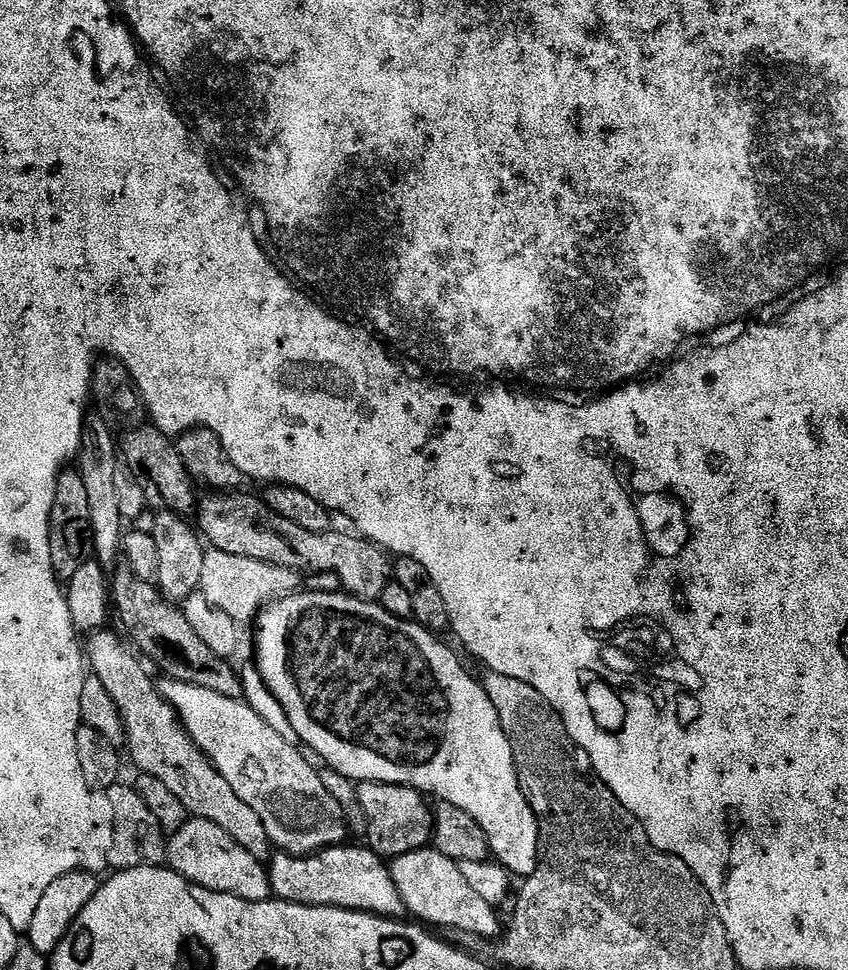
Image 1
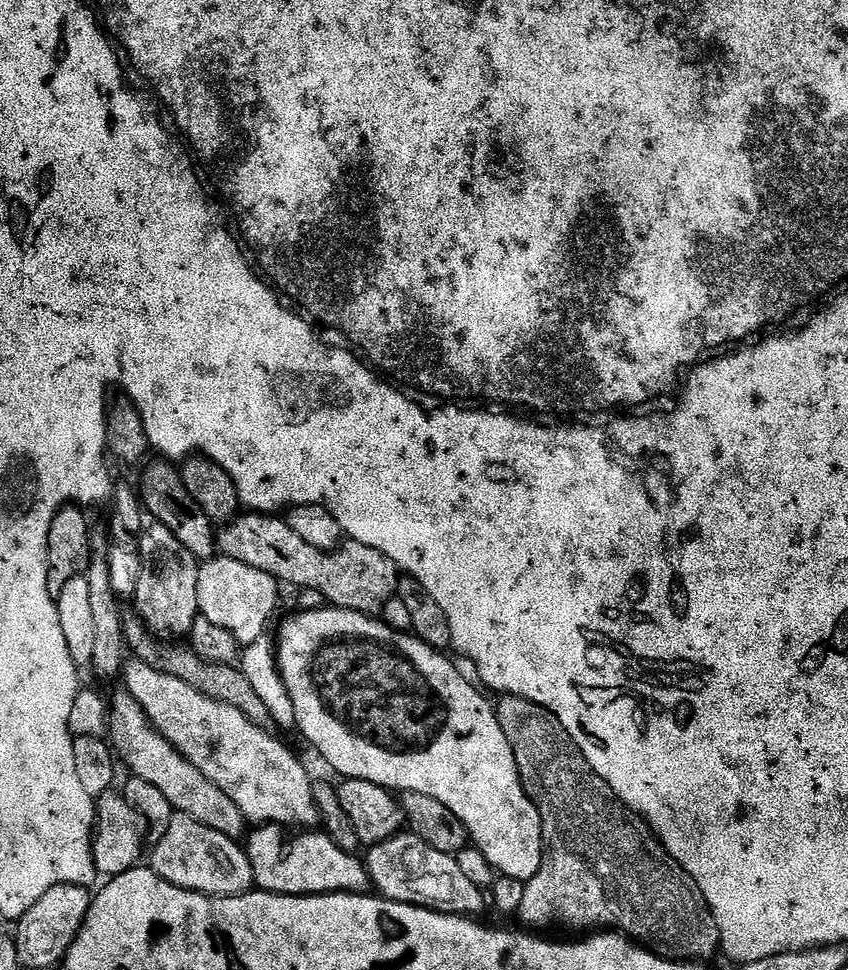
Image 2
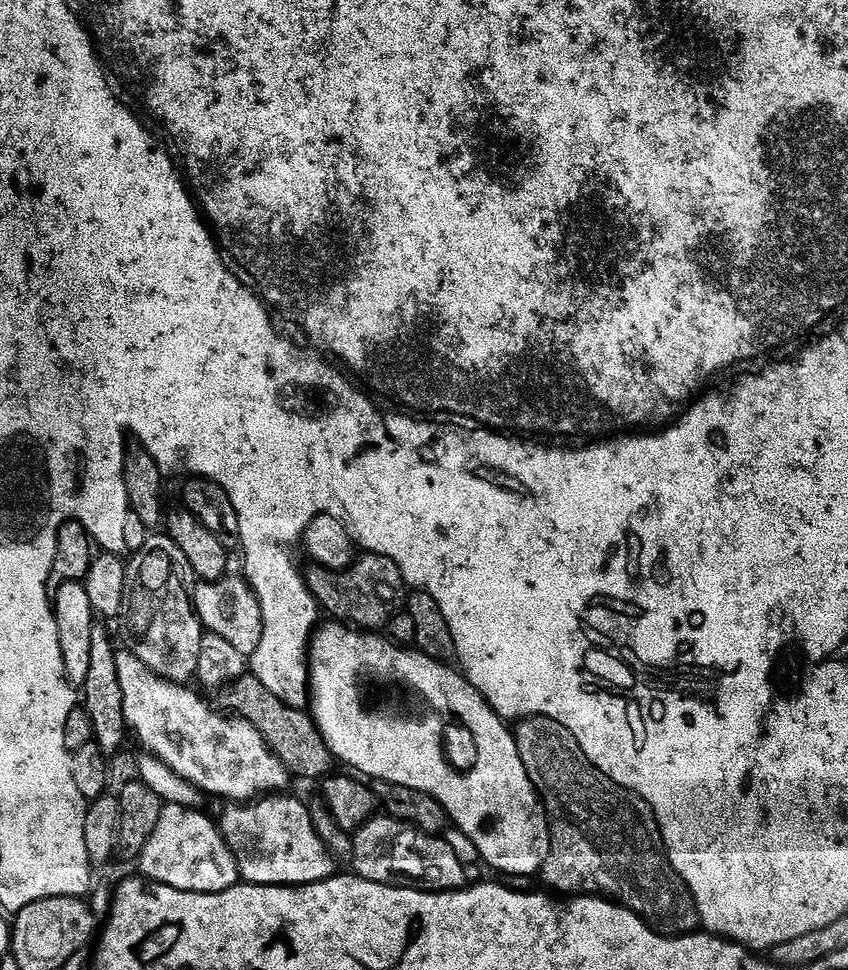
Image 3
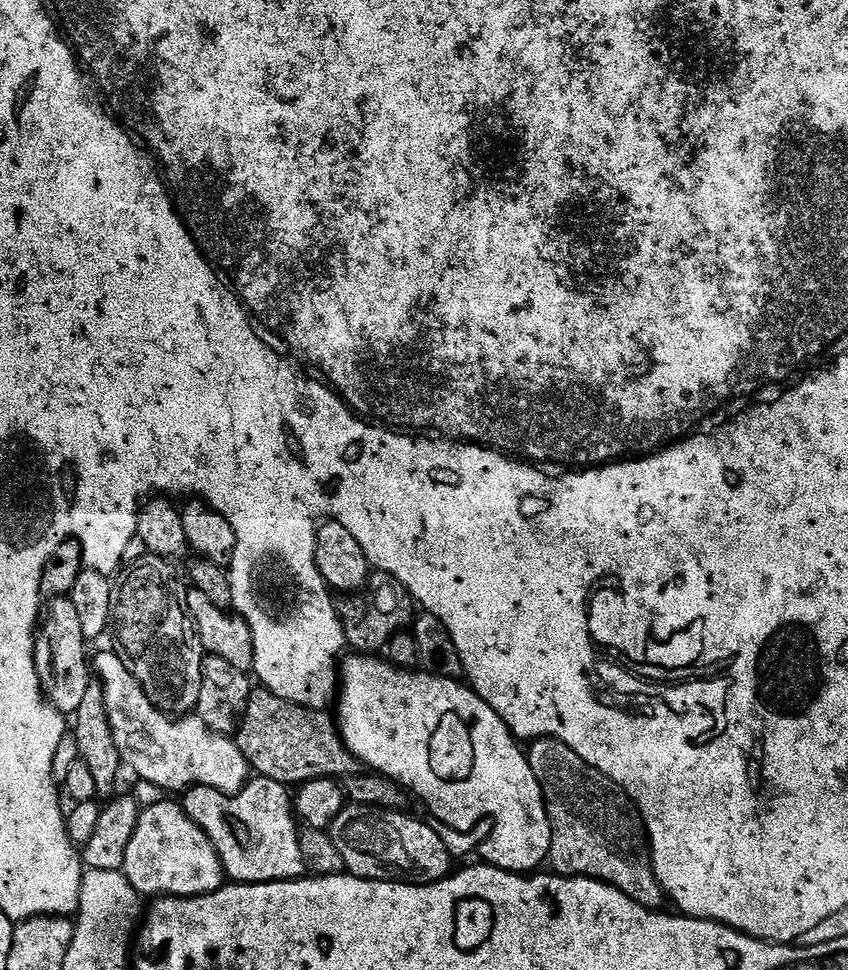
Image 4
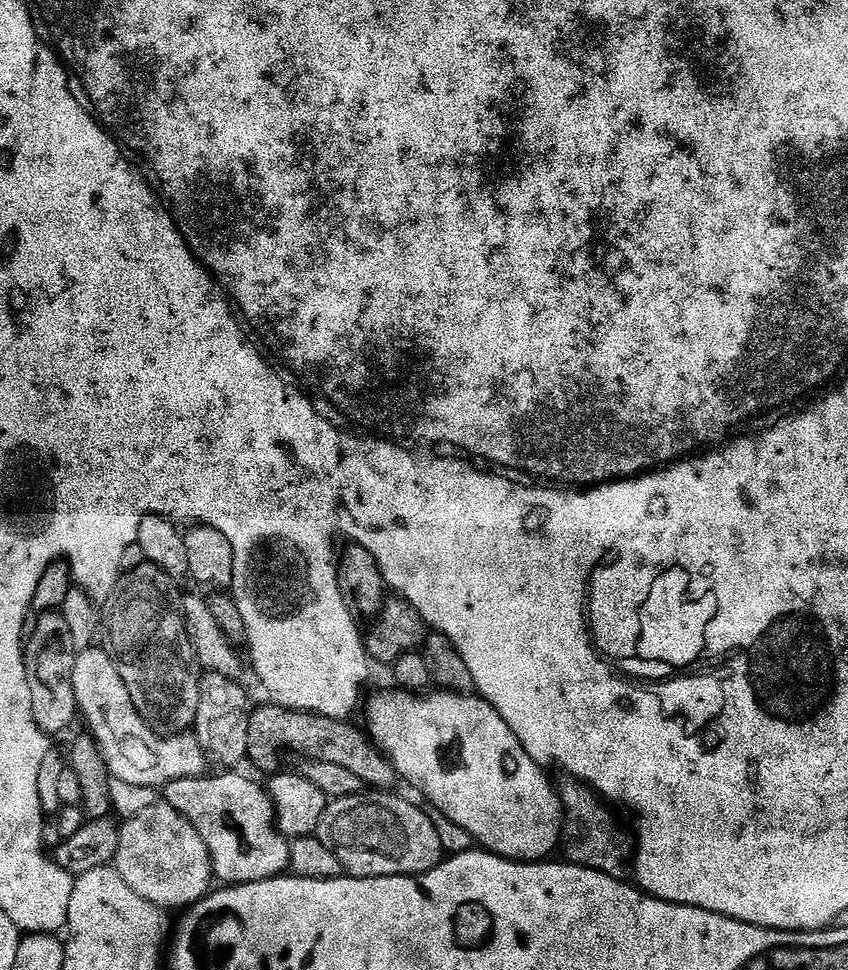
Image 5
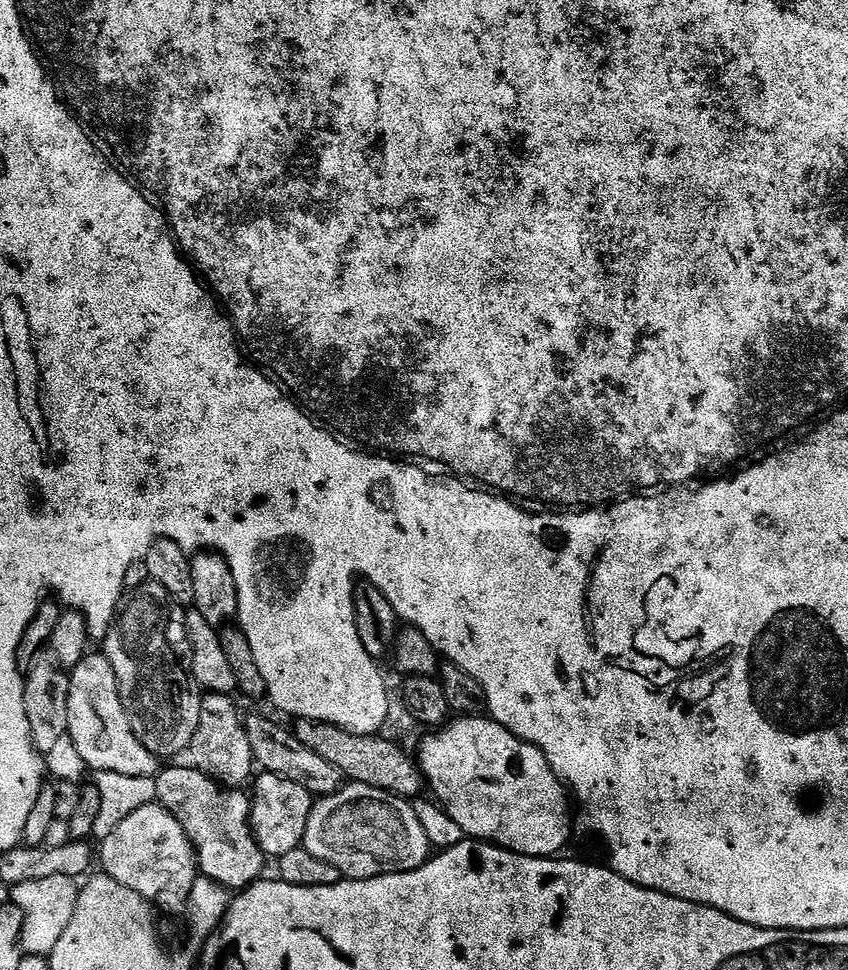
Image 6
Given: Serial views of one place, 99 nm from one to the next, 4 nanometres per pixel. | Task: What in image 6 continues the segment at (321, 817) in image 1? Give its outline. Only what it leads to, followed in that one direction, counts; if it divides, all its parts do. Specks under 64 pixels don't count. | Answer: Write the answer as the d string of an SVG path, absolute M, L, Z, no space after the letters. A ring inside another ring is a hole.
M89 654L78 662L78 666L71 669L70 679L70 722L68 723L68 735L73 739L82 762L89 769L96 772L113 771L115 774L155 777L158 771L158 758L138 742L134 730L130 730L130 722L126 718L126 710L120 701L120 687L116 684L114 666L103 654Z

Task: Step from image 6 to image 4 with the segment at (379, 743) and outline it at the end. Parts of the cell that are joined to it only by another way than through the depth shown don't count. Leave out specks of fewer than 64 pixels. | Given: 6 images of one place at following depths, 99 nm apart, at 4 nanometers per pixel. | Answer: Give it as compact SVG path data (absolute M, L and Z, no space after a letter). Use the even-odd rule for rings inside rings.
M263 686L253 687L248 699L248 709L238 725L238 743L253 773L282 782L289 786L299 786L311 780L359 776L362 772L360 759L346 746L340 736L337 721L331 711L307 708L286 702L278 694L269 692Z

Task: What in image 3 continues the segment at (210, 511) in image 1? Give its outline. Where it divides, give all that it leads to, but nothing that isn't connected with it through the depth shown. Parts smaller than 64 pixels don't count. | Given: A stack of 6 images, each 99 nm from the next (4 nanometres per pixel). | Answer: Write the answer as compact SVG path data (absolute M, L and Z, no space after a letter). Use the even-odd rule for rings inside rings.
M361 555L352 561L345 572L329 572L319 566L309 567L306 572L308 589L314 594L317 604L329 617L347 622L360 630L380 630L397 615L396 603L406 596L404 575L390 558L385 556Z

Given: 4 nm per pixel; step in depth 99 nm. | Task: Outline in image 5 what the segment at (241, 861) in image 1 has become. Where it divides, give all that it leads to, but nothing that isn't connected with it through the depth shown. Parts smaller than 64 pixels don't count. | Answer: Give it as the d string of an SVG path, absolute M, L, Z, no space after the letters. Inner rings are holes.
M159 802L144 810L142 814L132 819L125 819L120 824L120 837L118 838L118 854L114 861L114 870L122 874L126 886L130 886L135 893L146 898L160 909L180 908L187 910L208 895L214 884L212 859L206 850L206 842L202 842L202 834L194 830L194 826L174 806L166 802Z

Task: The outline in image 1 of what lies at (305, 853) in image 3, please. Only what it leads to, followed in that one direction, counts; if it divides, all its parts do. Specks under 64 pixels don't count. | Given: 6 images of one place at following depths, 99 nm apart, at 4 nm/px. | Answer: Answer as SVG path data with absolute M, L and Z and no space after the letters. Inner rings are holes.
M367 846L348 847L324 848L310 856L273 855L267 865L272 896L291 904L345 908L389 918L403 917L406 909L385 857Z

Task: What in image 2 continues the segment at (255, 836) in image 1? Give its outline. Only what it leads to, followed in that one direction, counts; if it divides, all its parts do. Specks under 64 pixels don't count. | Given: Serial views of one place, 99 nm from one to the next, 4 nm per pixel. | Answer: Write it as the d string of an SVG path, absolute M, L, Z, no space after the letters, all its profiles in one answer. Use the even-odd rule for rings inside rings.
M121 690L110 696L108 727L110 743L123 767L125 764L132 776L150 782L150 786L158 786L158 790L166 794L166 799L172 803L173 809L179 815L194 818L202 822L202 826L210 826L210 830L218 830L218 834L226 834L235 841L239 841L245 835L246 821L242 810L234 806L234 798L230 798L230 794L224 793L223 790L218 790L218 786L210 782L210 778L206 778L206 774L202 774L198 766L190 763L184 753L179 752L152 725L134 694Z

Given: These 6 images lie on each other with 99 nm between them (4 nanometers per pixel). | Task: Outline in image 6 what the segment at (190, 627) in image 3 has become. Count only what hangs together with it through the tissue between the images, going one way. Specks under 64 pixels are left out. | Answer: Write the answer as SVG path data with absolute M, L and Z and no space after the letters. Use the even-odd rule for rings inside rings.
M147 583L138 586L125 595L108 635L102 641L102 654L114 666L116 684L120 687L120 701L126 710L126 718L130 722L130 730L157 758L176 756L179 752L187 753L192 747L192 739L198 730L200 702L202 692L192 679L189 668L190 649L188 647L188 627L186 612L179 604L175 604L162 590L162 586Z

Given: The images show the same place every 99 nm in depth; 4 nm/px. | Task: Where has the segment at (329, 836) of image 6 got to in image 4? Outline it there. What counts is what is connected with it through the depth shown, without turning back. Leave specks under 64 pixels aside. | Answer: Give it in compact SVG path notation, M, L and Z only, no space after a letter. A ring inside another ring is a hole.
M373 808L359 813L338 835L338 845L347 871L364 880L395 880L409 884L432 884L435 880L444 880L453 871L454 857L446 850L446 842L438 838L435 827L415 820L404 810L391 808Z

